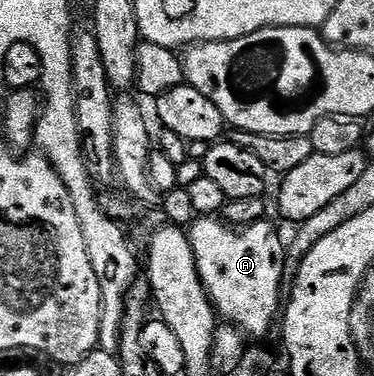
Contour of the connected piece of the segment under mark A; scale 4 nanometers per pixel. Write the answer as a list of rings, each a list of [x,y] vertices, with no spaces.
[[[198,217],[188,227],[196,269],[210,304],[221,318],[223,315],[250,335],[269,333],[280,315],[278,299],[283,298],[286,247],[277,229],[268,222],[237,227],[218,217]]]

